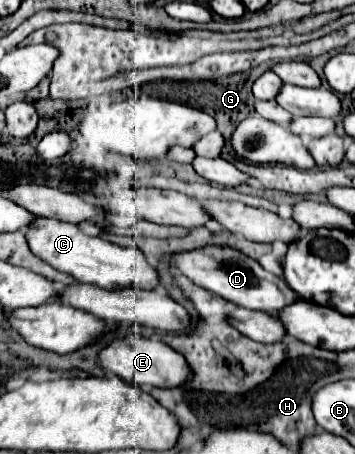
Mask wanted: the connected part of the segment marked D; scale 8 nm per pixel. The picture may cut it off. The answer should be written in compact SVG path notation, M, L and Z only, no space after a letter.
M206 246L200 250L174 254L170 258L170 264L176 266L184 276L188 276L198 286L214 294L220 294L222 298L248 310L262 310L262 312L278 316L288 304L294 304L296 300L300 300L300 296L296 296L296 292L292 292L292 288L288 288L288 284L282 278L266 272L256 260L232 248Z

